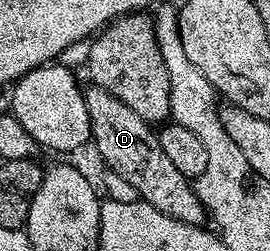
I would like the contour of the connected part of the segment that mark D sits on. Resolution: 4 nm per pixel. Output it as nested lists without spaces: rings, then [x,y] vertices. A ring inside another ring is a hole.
[[[91,84],[89,88],[85,90],[85,96],[91,115],[92,142],[99,148],[107,170],[111,174],[114,172],[128,188],[135,189],[138,192],[135,194],[152,207],[156,207],[156,211],[164,211],[164,215],[189,225],[205,226],[208,214],[196,195],[191,178],[180,175],[180,171],[176,171],[176,167],[168,160],[168,155],[164,155],[164,151],[160,151],[158,134],[152,131],[151,122],[140,119],[140,115],[136,115],[136,111],[132,111],[132,107],[120,103],[120,99],[116,99],[116,95],[104,91],[99,85]]]

